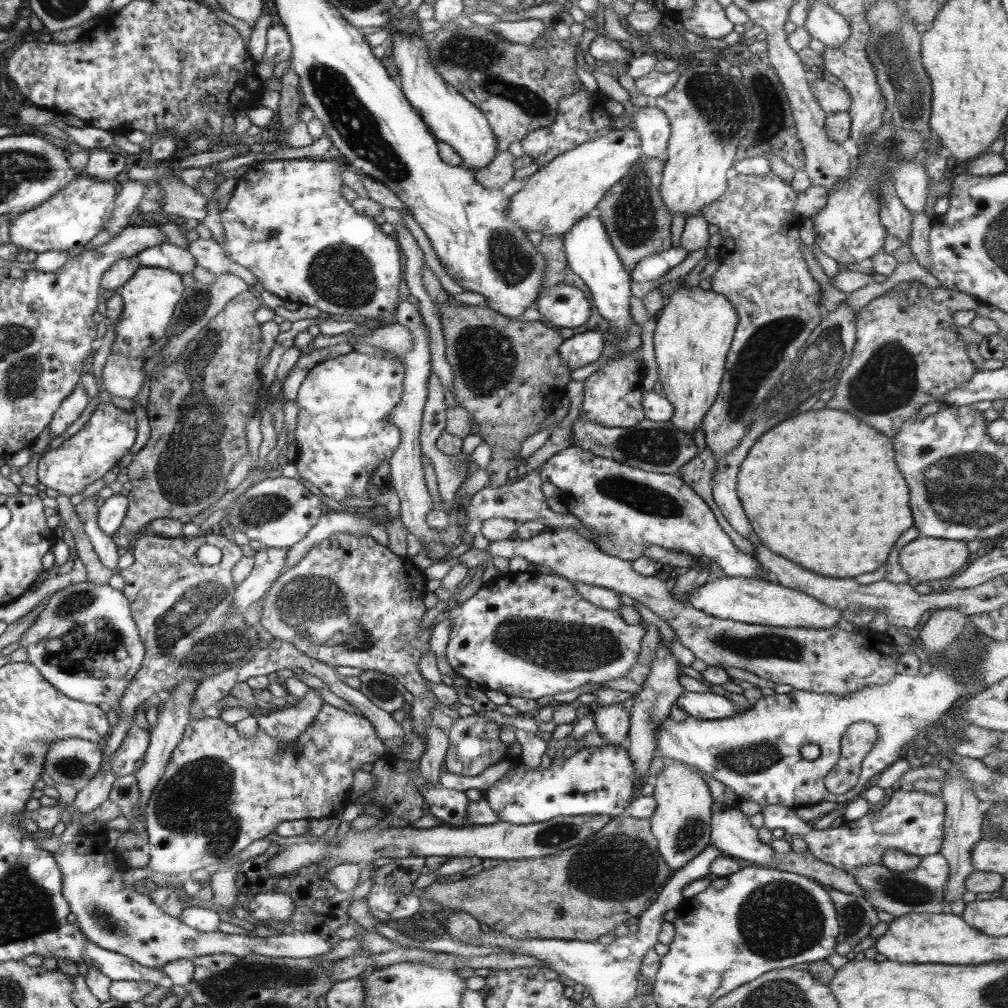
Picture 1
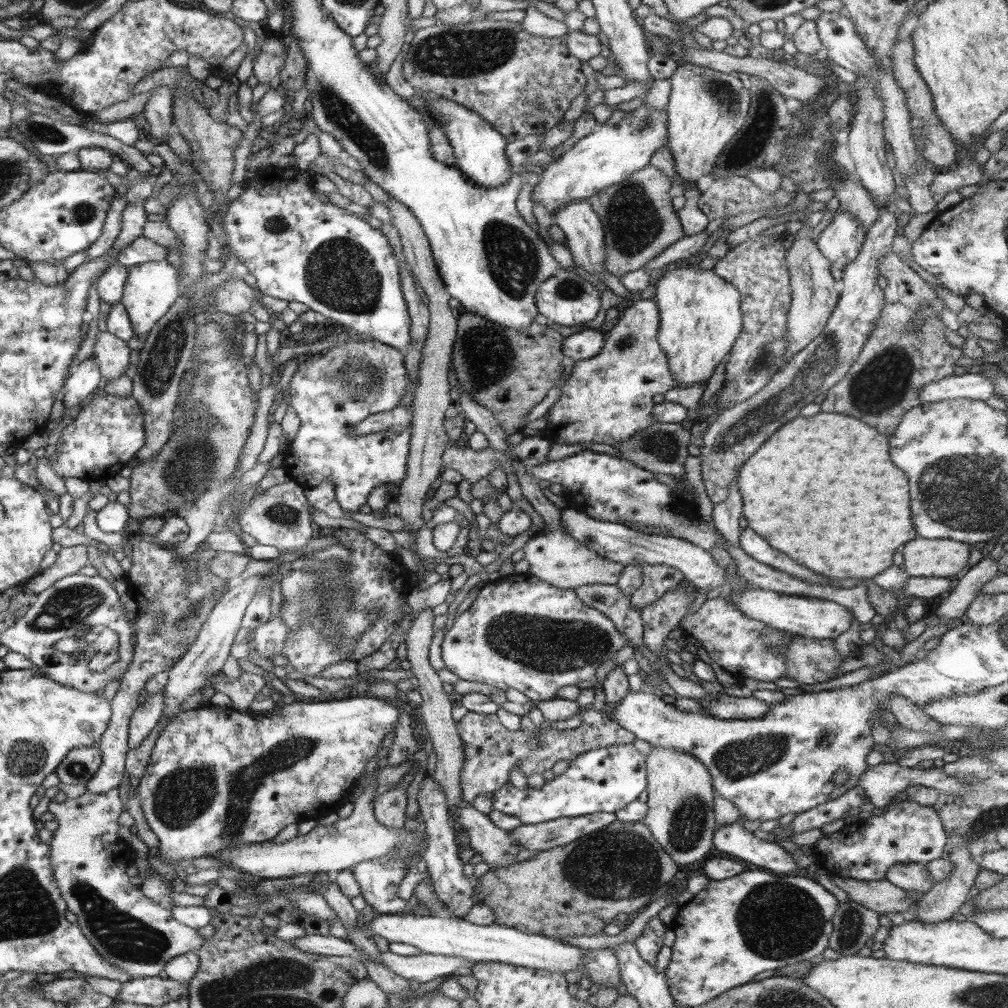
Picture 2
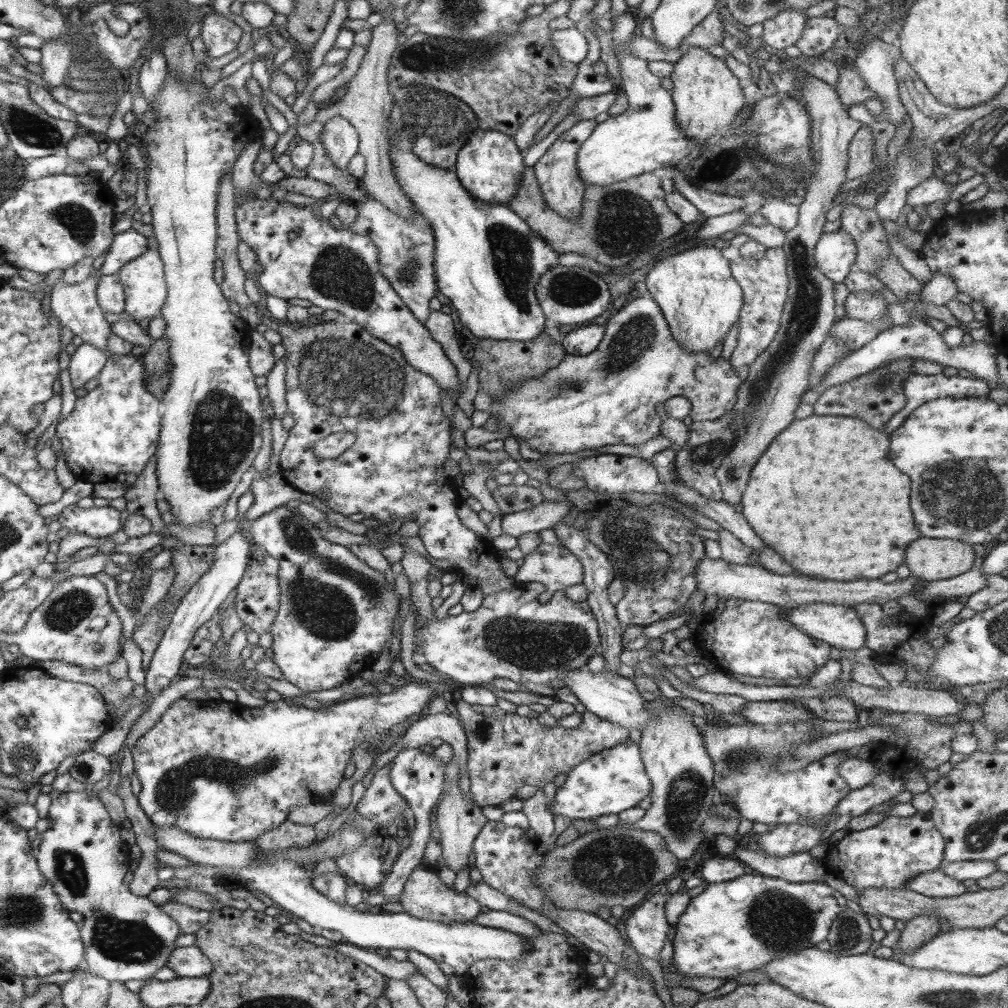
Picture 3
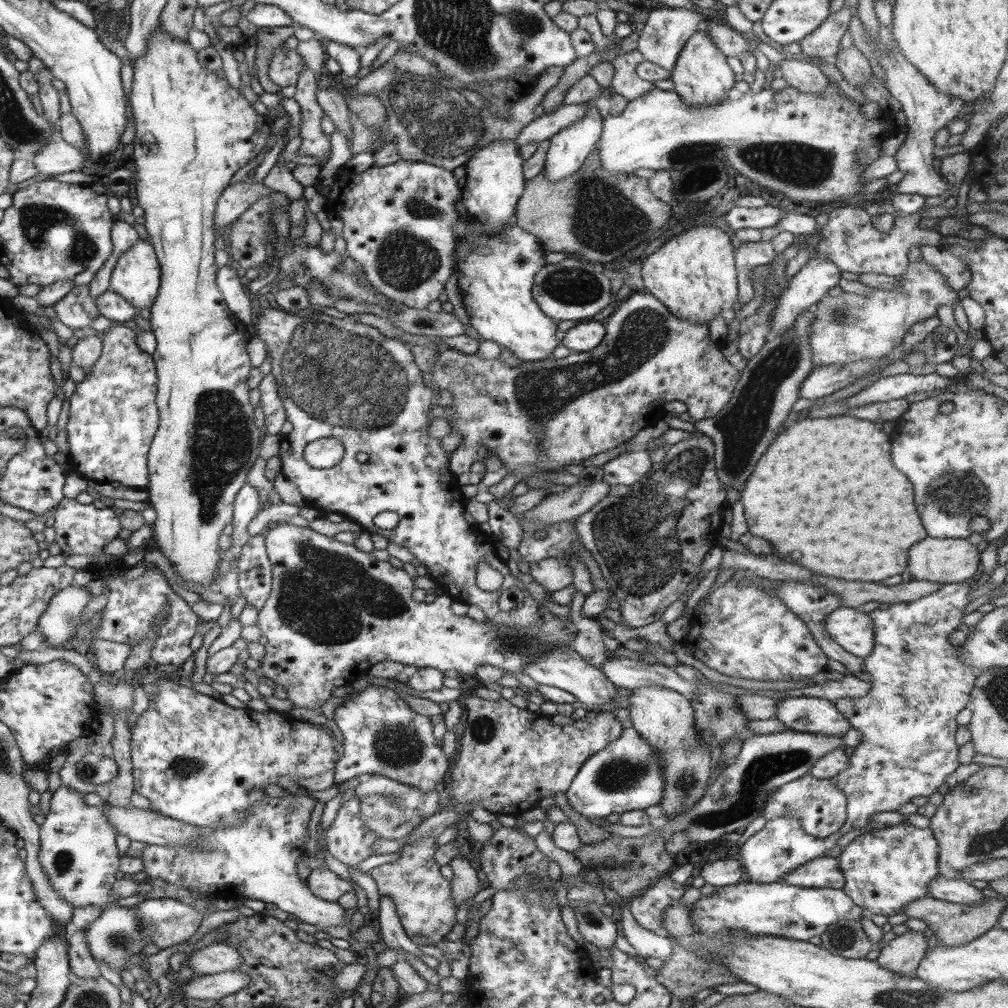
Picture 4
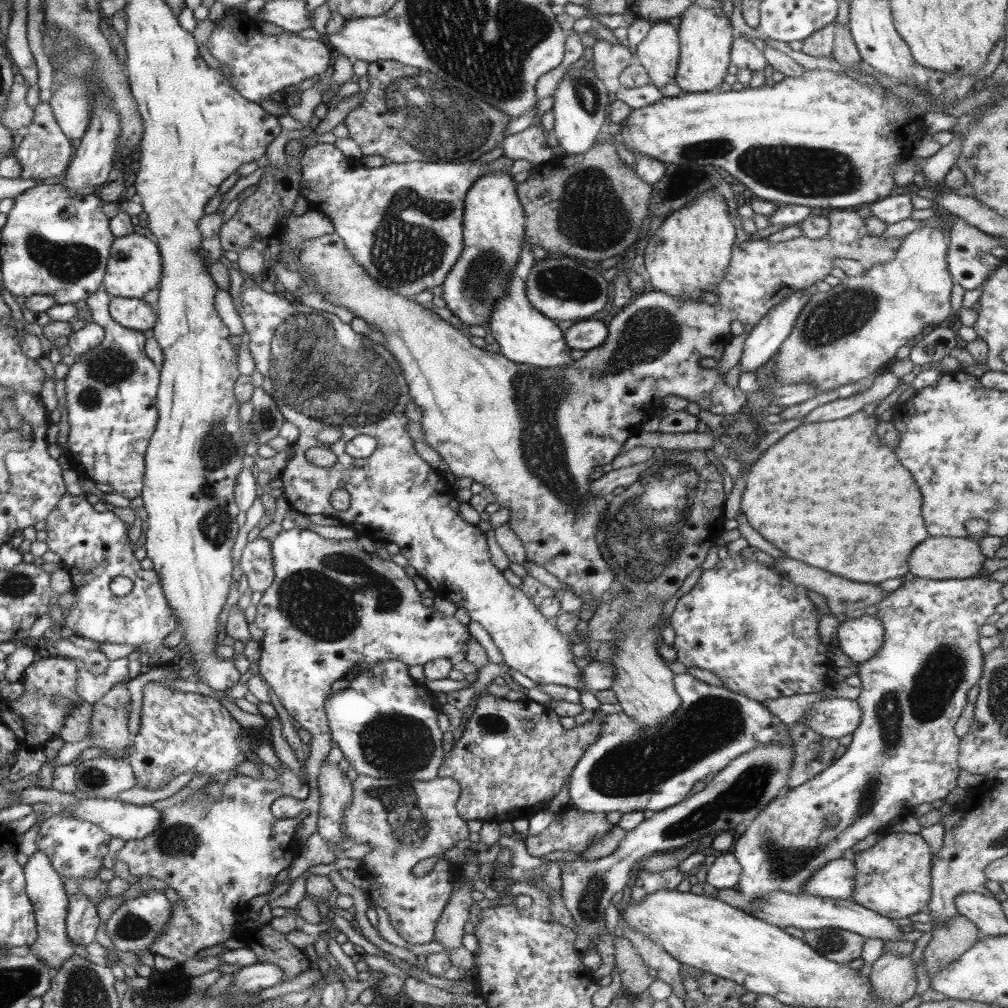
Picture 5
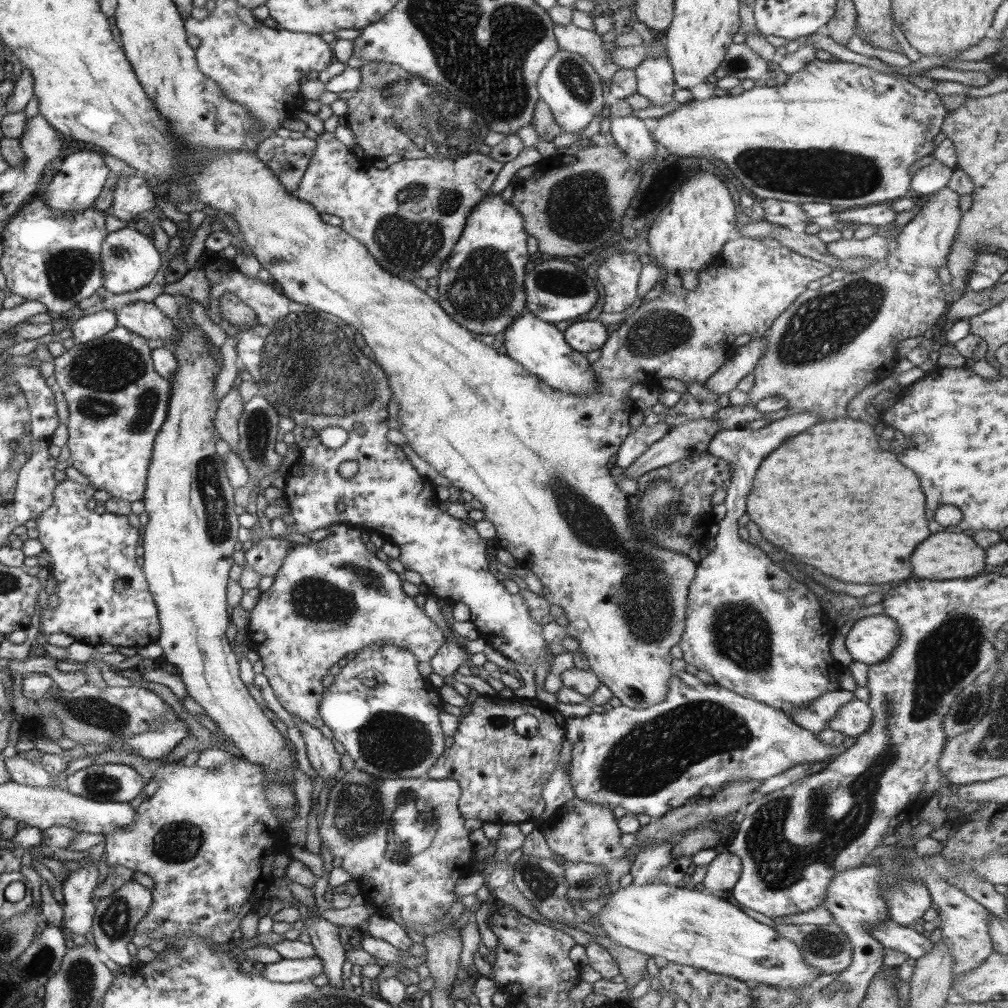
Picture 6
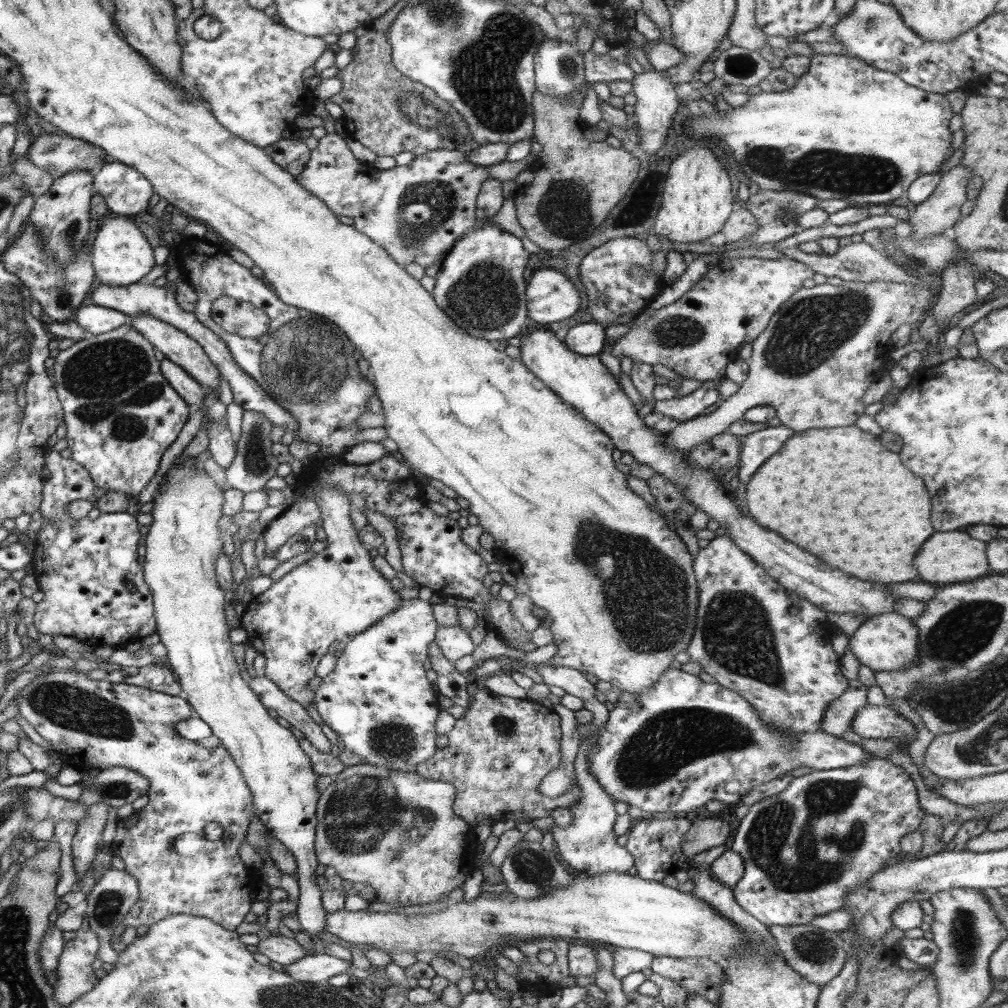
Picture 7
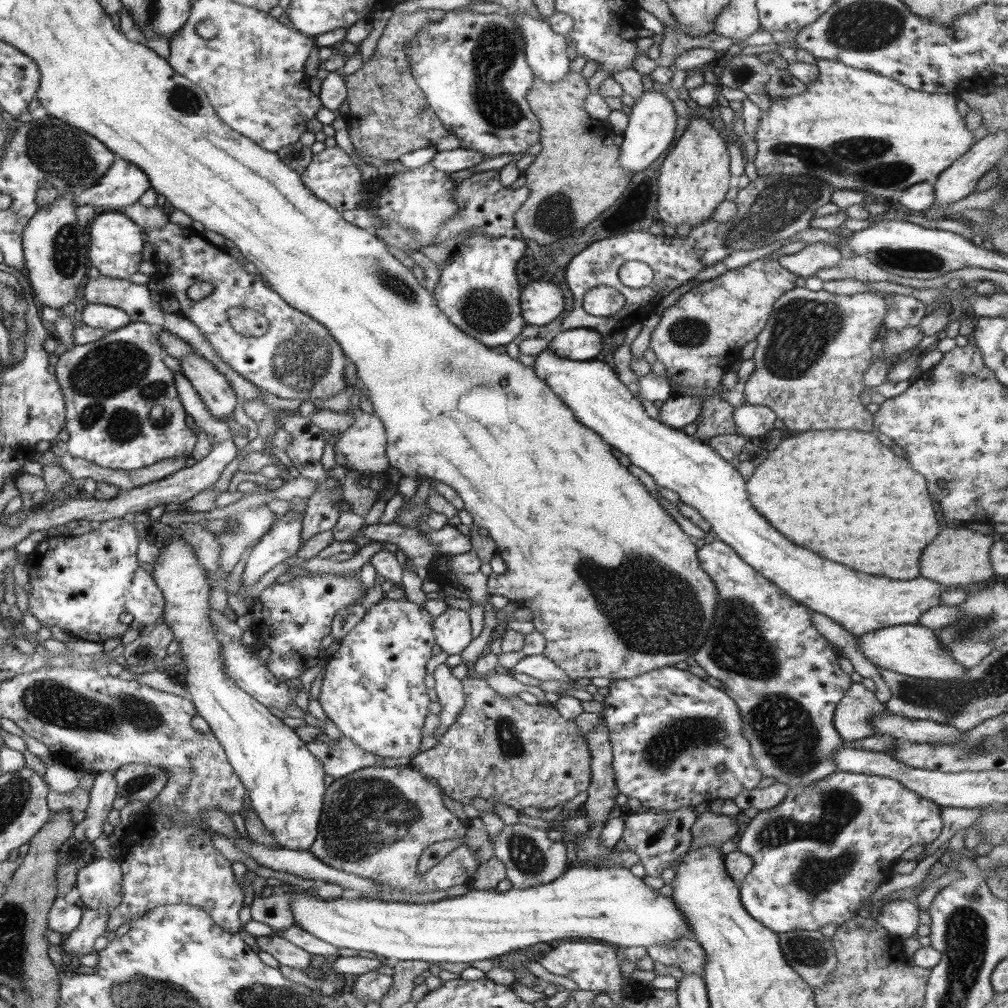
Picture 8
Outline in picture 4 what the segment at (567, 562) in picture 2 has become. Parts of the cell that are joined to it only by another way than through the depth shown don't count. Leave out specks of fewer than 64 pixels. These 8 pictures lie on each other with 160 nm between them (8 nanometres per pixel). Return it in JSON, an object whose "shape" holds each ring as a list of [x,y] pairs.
{"shape":[[[546,558],[532,563],[528,570],[532,578],[544,589],[557,591],[573,584],[573,570],[556,558]]]}

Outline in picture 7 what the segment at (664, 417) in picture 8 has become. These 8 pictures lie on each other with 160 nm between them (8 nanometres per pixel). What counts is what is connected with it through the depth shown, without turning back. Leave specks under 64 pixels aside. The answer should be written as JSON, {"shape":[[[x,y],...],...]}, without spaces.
{"shape":[[[719,380],[703,382],[702,386],[684,397],[656,401],[653,410],[673,418],[676,422],[688,422],[697,416],[704,415],[704,410],[708,406],[721,400],[718,384]]]}

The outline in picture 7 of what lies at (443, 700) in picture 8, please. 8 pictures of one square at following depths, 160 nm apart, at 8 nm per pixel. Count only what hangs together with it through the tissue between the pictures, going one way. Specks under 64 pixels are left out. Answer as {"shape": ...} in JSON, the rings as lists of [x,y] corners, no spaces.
{"shape":[[[436,641],[430,643],[428,660],[430,660],[432,668],[438,676],[436,680],[438,692],[451,698],[456,705],[467,708],[470,702],[468,699],[470,694],[466,691],[468,679],[457,671],[454,668],[454,663],[443,655]]]}

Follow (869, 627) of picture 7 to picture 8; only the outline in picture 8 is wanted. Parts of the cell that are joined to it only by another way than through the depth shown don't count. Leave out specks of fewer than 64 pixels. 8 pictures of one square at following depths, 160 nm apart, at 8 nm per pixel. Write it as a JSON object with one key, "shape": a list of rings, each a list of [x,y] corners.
{"shape":[[[918,623],[880,627],[871,633],[863,634],[859,638],[859,650],[877,668],[916,678],[957,679],[968,671],[968,668],[964,668],[951,657],[951,652],[943,648],[936,638],[935,630]]]}

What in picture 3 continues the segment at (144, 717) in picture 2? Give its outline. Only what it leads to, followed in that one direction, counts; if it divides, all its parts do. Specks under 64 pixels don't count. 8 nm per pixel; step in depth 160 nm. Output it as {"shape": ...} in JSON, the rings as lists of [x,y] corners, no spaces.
{"shape":[[[247,491],[238,498],[238,517],[240,520],[236,531],[224,543],[215,547],[215,557],[214,561],[212,561],[212,567],[210,567],[208,573],[204,573],[200,577],[200,580],[192,588],[188,589],[185,597],[179,602],[179,606],[174,609],[167,627],[163,630],[162,638],[154,651],[148,669],[145,671],[144,686],[147,692],[151,694],[152,699],[156,698],[159,692],[162,692],[162,689],[170,686],[174,677],[181,673],[181,668],[184,664],[184,653],[190,646],[196,631],[217,614],[216,610],[220,608],[220,604],[228,598],[228,594],[234,588],[240,585],[252,548],[250,541],[246,539],[246,534],[244,533],[246,531],[245,515],[248,508],[254,504],[254,500],[255,497],[250,491]]]}

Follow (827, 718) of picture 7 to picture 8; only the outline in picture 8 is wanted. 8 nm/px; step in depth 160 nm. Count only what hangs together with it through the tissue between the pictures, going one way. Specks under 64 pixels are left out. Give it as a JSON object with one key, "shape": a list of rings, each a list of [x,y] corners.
{"shape":[[[853,682],[835,709],[834,728],[847,744],[876,733],[871,725],[873,716],[888,712],[888,708],[877,700],[874,693],[861,682]]]}

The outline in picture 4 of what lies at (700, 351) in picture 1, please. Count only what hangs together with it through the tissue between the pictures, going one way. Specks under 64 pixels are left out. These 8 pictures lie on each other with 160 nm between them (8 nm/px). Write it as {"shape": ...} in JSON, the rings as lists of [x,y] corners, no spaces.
{"shape":[[[712,223],[700,224],[674,236],[642,264],[644,290],[660,300],[674,316],[688,322],[710,323],[720,314],[729,329],[738,331],[740,321],[734,312],[739,291],[737,273],[735,248],[729,236]]]}

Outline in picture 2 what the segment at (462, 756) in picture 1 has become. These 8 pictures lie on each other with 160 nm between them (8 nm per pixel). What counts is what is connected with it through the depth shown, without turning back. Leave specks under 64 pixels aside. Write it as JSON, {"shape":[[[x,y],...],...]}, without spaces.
{"shape":[[[582,707],[580,710],[582,723],[574,729],[549,729],[542,731],[536,737],[539,725],[535,730],[524,733],[520,728],[516,732],[510,732],[502,726],[497,714],[484,715],[469,711],[466,716],[457,722],[457,731],[463,742],[464,762],[461,766],[460,788],[464,799],[471,802],[479,794],[491,796],[501,786],[504,786],[510,778],[510,770],[516,766],[530,774],[543,774],[551,769],[556,762],[568,760],[569,762],[584,754],[584,751],[596,750],[600,747],[614,745],[634,745],[637,736],[620,726],[614,719],[591,708]]]}

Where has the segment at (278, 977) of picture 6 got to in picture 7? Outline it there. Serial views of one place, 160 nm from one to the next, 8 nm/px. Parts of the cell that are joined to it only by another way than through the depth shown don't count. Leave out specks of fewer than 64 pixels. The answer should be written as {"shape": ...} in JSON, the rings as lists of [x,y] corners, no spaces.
{"shape":[[[314,953],[304,956],[302,960],[283,966],[284,973],[298,982],[326,983],[333,976],[347,974],[354,967],[352,962],[329,956],[328,954]]]}

